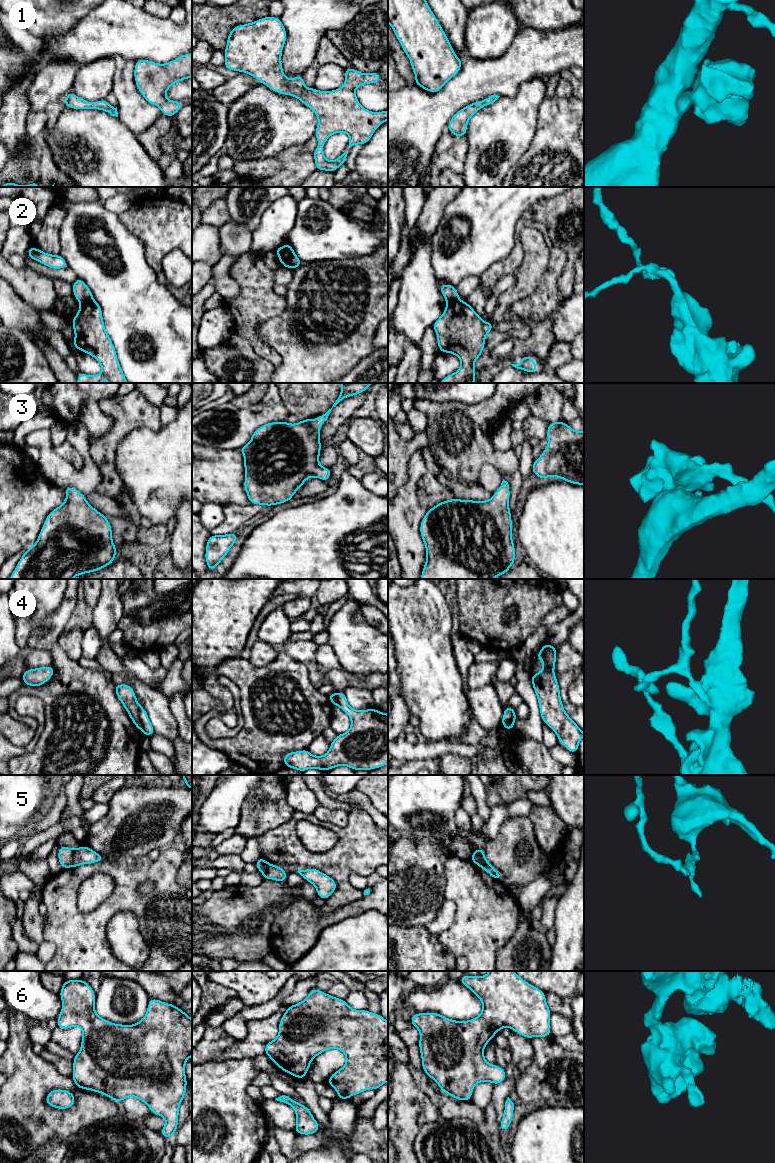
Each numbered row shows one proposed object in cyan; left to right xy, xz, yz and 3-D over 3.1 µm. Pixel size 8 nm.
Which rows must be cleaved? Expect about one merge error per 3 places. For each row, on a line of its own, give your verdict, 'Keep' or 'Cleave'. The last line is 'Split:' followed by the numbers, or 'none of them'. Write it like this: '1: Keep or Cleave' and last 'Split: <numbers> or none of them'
1: Keep
2: Cleave
3: Keep
4: Cleave
5: Cleave
6: Keep
Split: 2, 4, 5

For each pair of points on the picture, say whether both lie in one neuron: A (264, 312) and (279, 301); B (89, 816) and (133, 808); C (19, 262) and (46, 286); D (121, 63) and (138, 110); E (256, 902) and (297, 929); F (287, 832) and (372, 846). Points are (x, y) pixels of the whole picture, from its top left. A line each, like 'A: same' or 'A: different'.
A: same
B: different
C: different
D: same
E: different
F: same

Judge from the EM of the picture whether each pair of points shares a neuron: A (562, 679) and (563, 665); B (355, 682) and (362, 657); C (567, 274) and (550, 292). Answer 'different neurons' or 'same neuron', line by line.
A: different neurons
B: different neurons
C: different neurons

